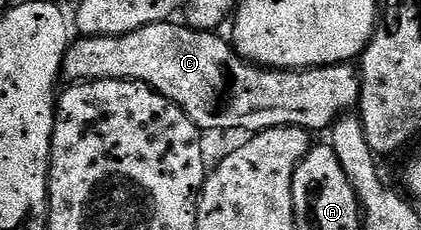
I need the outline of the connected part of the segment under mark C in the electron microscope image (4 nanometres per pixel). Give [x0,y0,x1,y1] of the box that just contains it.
[61,21,362,133]

